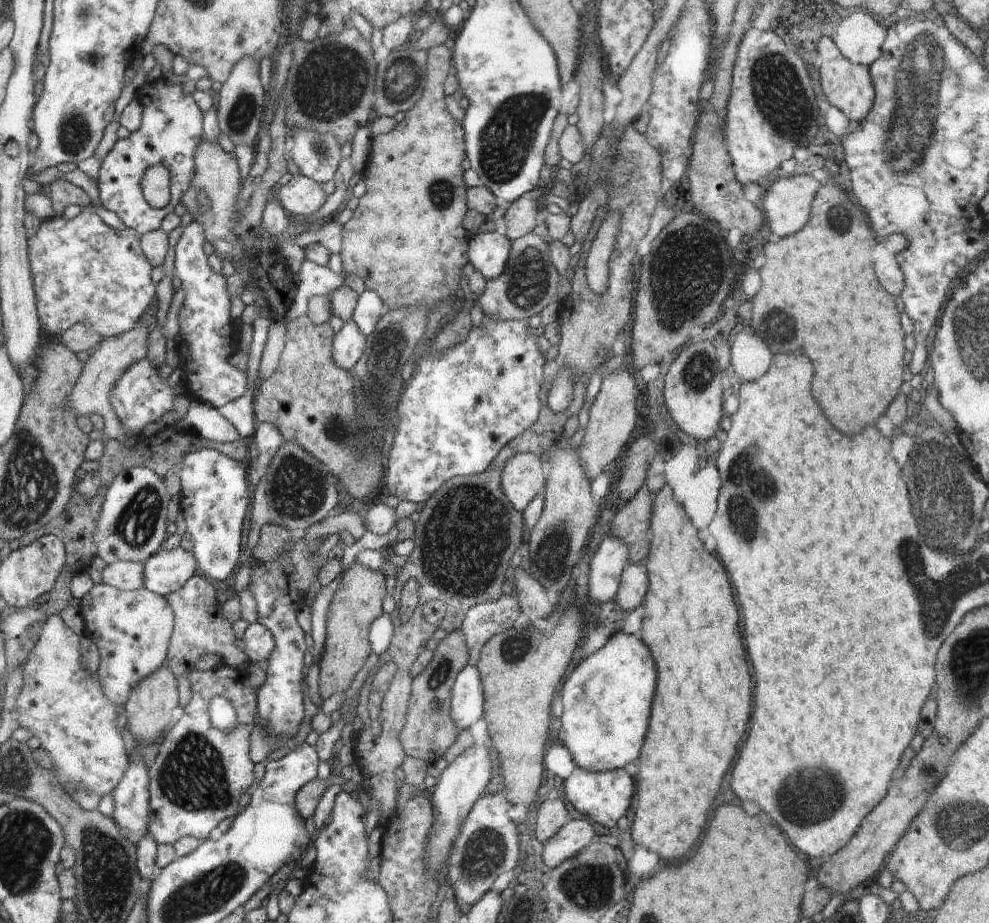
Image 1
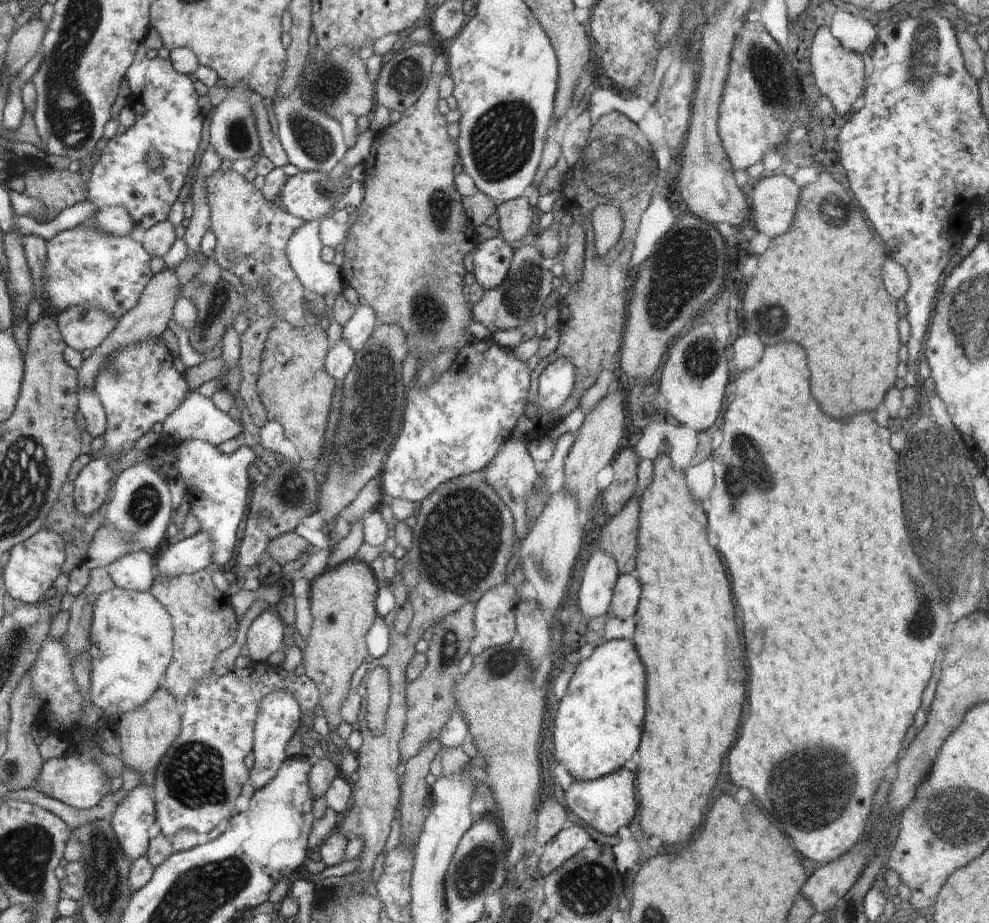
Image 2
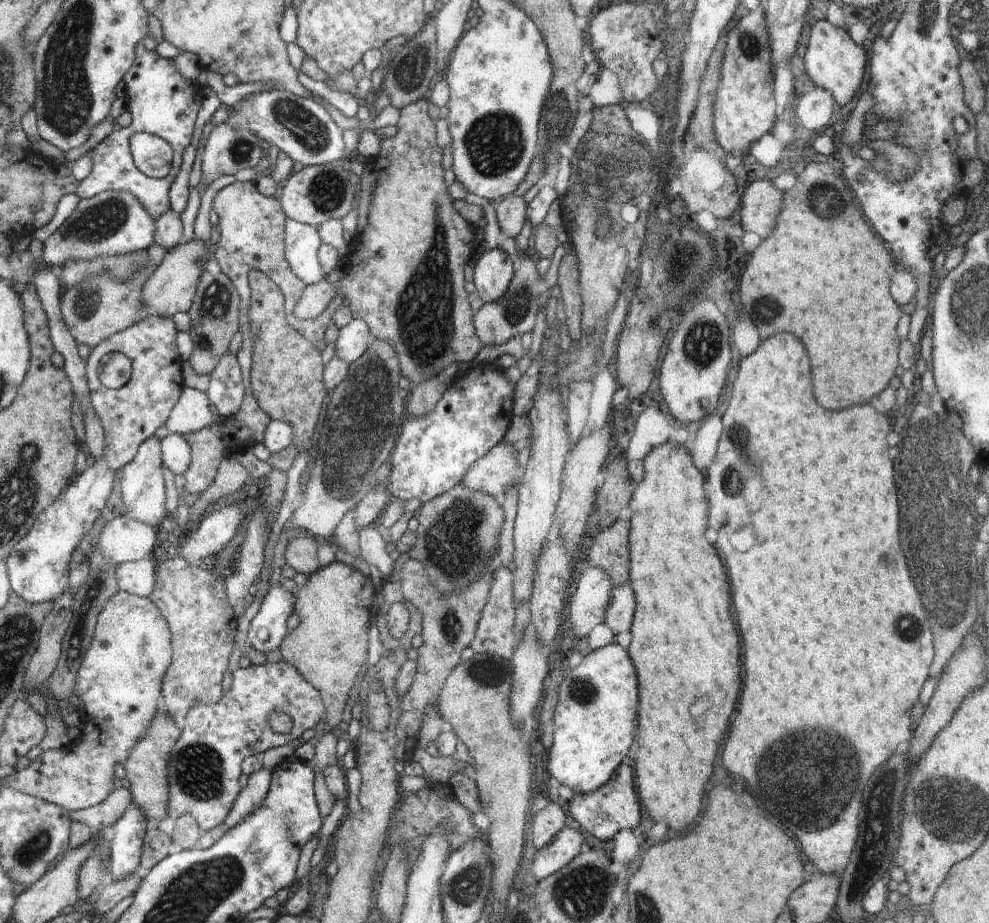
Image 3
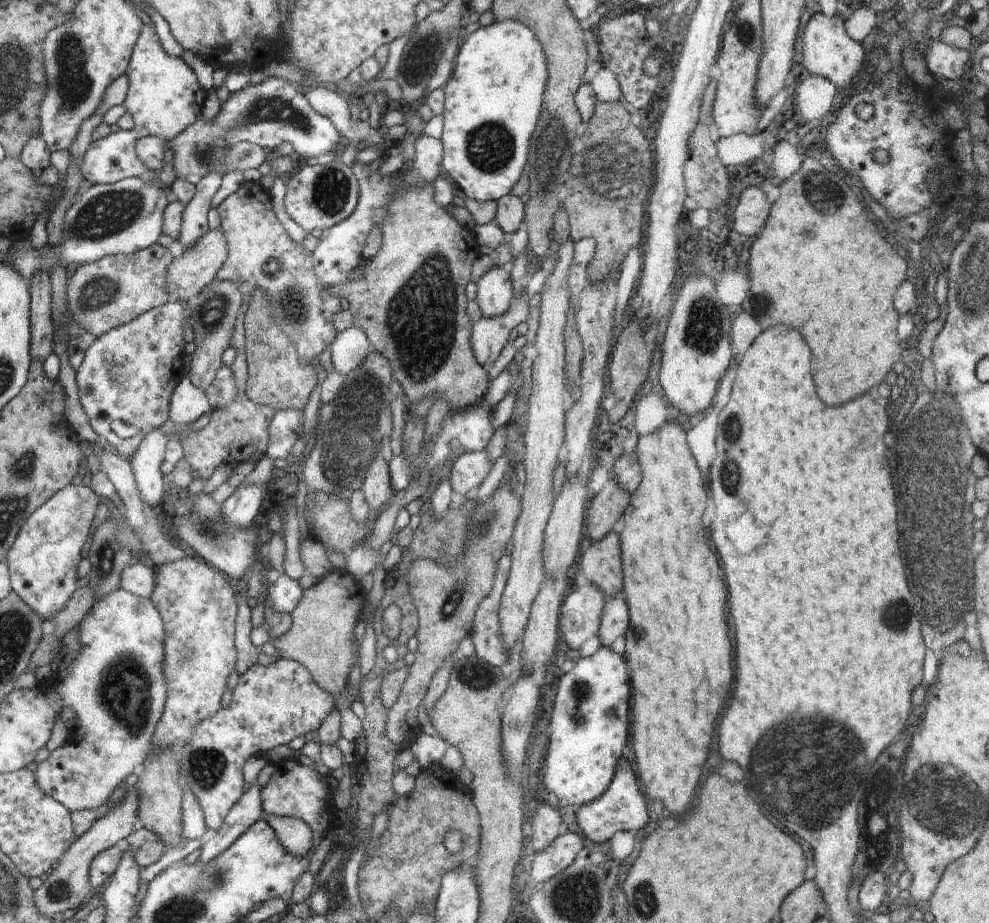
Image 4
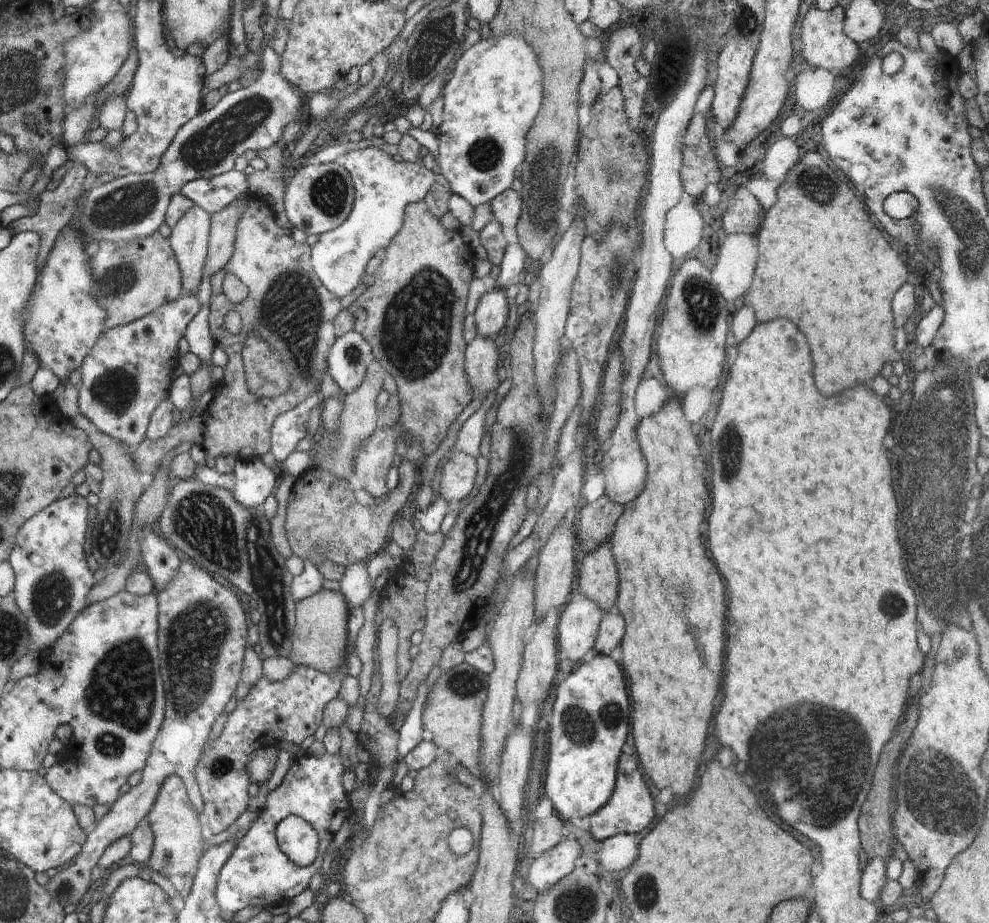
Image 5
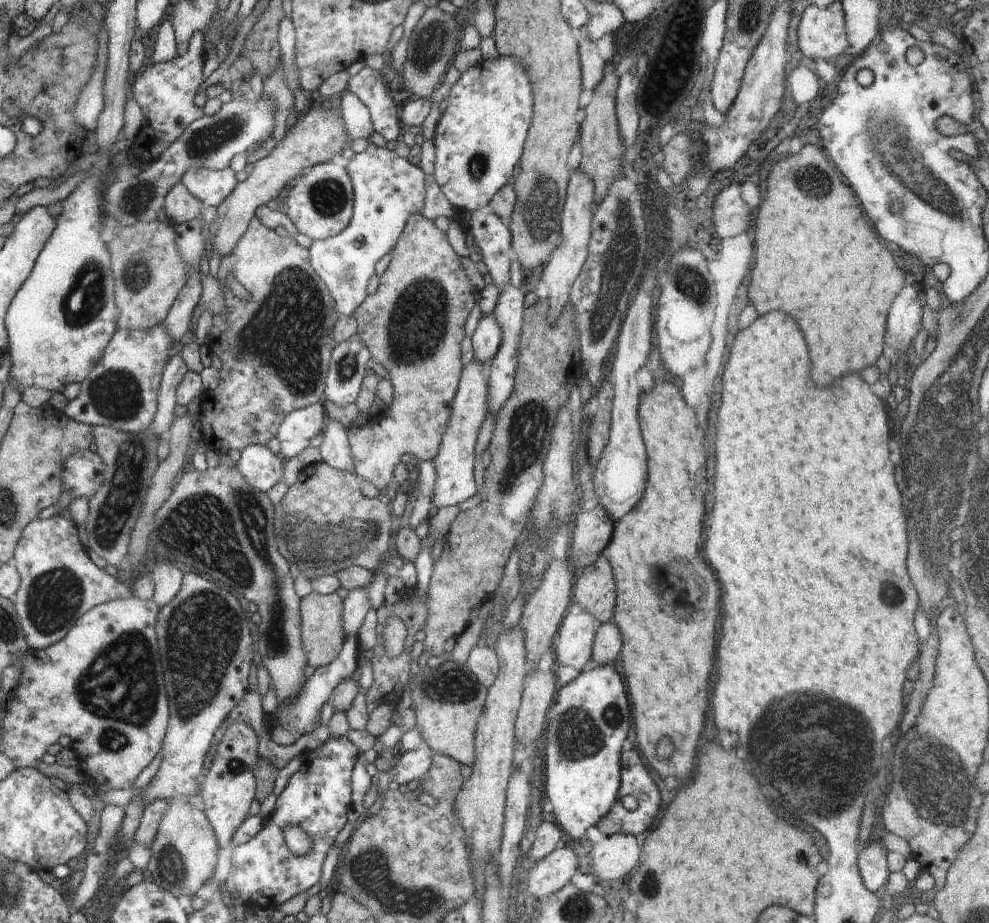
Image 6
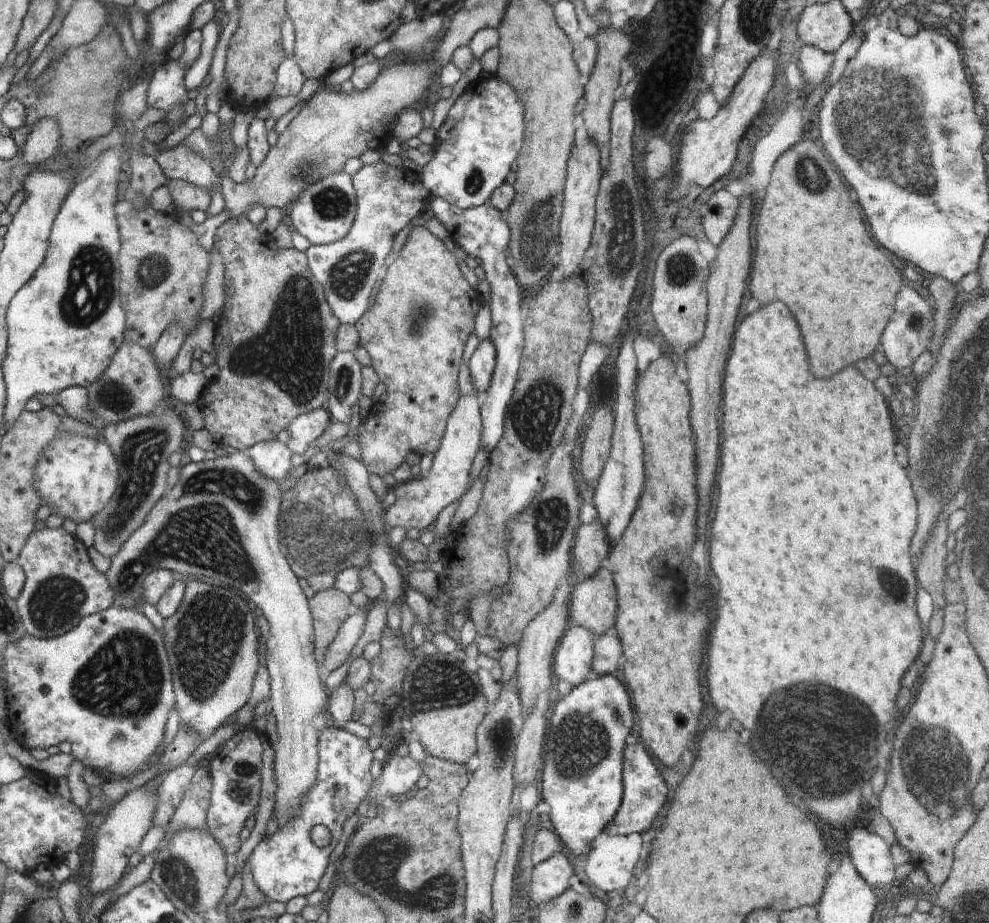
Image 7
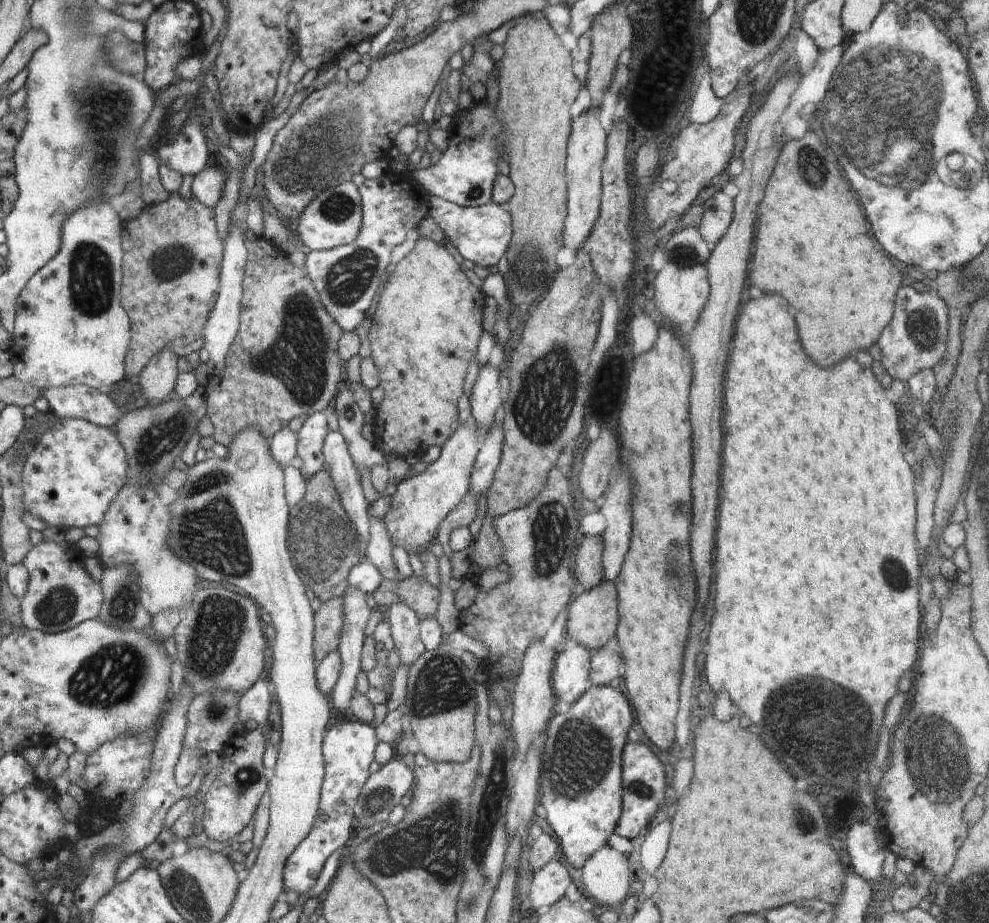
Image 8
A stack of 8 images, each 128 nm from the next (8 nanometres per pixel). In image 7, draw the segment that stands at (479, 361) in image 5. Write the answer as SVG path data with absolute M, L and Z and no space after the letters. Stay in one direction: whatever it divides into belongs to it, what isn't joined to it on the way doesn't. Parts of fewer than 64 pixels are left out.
M472 391L468 396L458 399L454 412L446 423L446 432L442 437L438 450L426 478L415 476L406 484L397 484L393 491L396 501L384 510L383 518L388 529L394 526L406 530L418 529L421 532L432 529L438 514L452 502L460 500L470 486L470 468L474 456L480 450L483 420L480 412L479 394Z

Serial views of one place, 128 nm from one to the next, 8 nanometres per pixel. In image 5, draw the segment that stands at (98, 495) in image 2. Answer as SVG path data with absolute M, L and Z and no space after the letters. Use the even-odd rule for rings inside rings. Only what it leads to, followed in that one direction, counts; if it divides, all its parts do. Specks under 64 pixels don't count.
M182 294L178 300L160 306L148 316L103 332L94 348L90 350L90 356L86 356L82 368L79 368L80 378L82 378L78 396L80 414L94 424L100 432L129 444L131 448L136 448L147 434L150 416L158 404L169 396L173 382L172 374L179 364L178 342L184 338L188 324L198 314L201 305L196 296ZM74 493L68 498L55 500L22 524L16 546L7 560L15 576L14 602L26 616L31 647L41 654L59 640L76 616L88 606L90 590L97 583L82 548L88 530L88 508L86 497Z

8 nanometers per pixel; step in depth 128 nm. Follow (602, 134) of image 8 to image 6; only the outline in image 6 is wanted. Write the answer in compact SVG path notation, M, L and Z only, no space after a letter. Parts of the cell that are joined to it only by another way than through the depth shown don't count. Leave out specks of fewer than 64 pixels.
M580 168L569 172L567 194L561 214L561 243L552 251L541 278L548 288L546 300L548 300L548 322L550 324L558 320L558 316L562 314L562 310L569 302L573 282L578 278L588 256L588 245L592 236L593 210L596 206L594 189L594 182Z

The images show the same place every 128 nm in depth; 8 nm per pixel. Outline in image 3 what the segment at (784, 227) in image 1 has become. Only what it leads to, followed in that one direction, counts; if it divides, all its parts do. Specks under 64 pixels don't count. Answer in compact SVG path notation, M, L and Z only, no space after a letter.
M758 176L756 182L748 184L738 211L744 231L756 232L760 238L770 236L782 210L782 198L784 191L774 188L773 181L765 177Z

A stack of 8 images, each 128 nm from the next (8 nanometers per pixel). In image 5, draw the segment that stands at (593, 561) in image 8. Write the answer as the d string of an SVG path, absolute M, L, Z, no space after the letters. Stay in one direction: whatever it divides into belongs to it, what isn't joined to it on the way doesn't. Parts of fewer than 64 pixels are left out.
M606 493L581 508L580 522L576 525L575 536L584 554L590 554L608 543L624 508L625 506L612 502Z

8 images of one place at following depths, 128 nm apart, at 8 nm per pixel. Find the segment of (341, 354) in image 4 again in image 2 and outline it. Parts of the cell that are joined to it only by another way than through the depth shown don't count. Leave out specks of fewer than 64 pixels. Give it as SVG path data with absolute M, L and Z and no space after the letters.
M370 306L356 307L354 316L343 326L341 334L342 340L346 340L354 352L364 348L378 324L376 314Z

